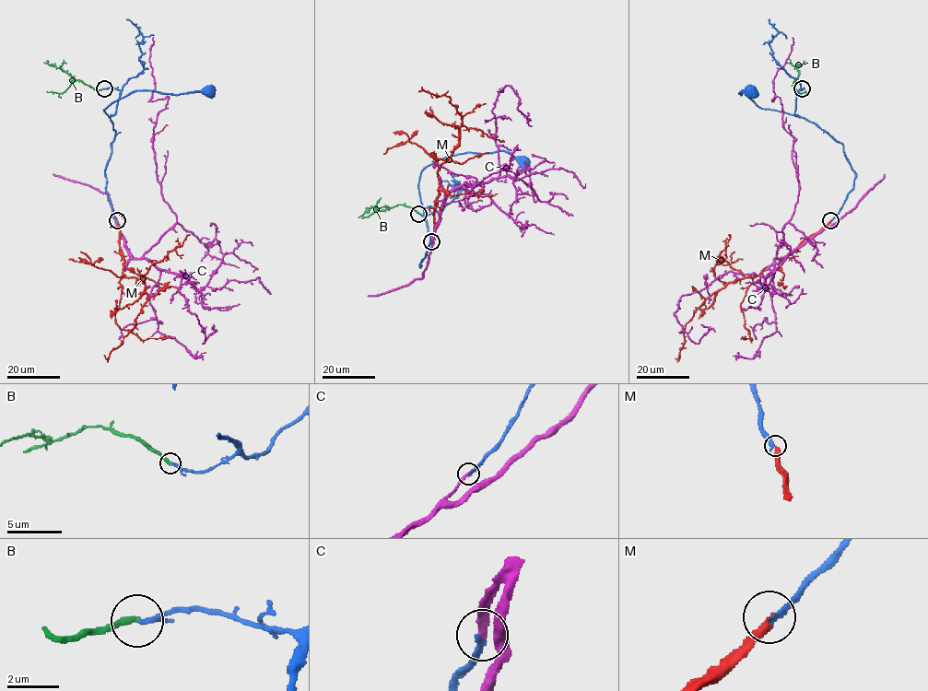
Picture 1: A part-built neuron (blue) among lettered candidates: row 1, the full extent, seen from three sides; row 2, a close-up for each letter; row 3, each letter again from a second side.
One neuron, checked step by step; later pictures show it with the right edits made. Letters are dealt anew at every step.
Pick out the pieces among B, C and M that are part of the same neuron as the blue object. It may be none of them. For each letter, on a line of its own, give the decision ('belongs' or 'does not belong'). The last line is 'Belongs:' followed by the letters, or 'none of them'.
B: does not belong
C: belongs
M: does not belong
Belongs: C

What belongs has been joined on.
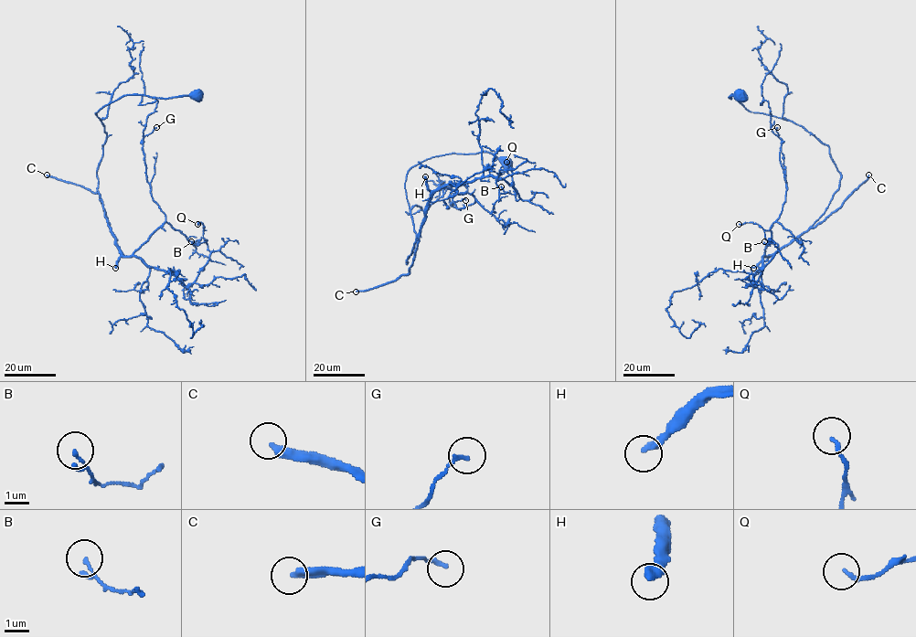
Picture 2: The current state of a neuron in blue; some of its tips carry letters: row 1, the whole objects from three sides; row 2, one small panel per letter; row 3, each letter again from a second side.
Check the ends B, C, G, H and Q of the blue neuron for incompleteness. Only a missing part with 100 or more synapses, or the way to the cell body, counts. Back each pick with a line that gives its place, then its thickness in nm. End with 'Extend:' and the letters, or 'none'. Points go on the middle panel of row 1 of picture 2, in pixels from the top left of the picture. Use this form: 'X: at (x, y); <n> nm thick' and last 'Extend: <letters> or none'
C: at (356, 291); 300 nm thick
H: at (425, 176); 320 nm thick
Extend: C, H

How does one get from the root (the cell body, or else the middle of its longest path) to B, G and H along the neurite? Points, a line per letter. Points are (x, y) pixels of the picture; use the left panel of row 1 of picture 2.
B: (197, 95), (126, 95), (96, 112), (106, 132), (98, 193), (114, 244), (189, 286), (210, 254), (191, 241)
G: (197, 95), (126, 95), (96, 112), (106, 132), (98, 193), (125, 256), (165, 221), (143, 148), (156, 127)
H: (197, 95), (126, 95), (96, 112), (106, 132), (97, 172), (98, 193), (121, 253), (115, 268)

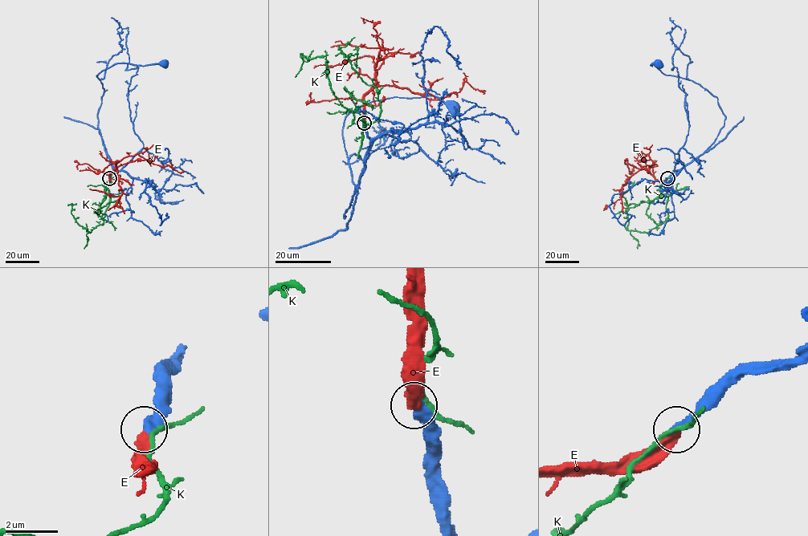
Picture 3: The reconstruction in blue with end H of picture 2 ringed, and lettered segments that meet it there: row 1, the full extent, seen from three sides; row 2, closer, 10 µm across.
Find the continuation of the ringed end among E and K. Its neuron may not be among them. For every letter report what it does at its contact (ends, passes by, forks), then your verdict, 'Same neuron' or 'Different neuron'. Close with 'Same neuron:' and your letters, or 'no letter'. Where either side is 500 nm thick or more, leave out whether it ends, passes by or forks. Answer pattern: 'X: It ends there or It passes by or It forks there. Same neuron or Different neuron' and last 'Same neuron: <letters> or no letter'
E: It ends there. Same neuron
K: It passes by. Different neuron
Same neuron: E

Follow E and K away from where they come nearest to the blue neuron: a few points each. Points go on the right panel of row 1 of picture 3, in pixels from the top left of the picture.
E: (667, 178), (657, 180), (646, 168), (644, 157), (647, 154), (653, 164), (642, 168), (647, 172), (650, 171)
K: (667, 178), (660, 185), (661, 194), (669, 196), (663, 223), (647, 233), (626, 229), (626, 209), (639, 205)

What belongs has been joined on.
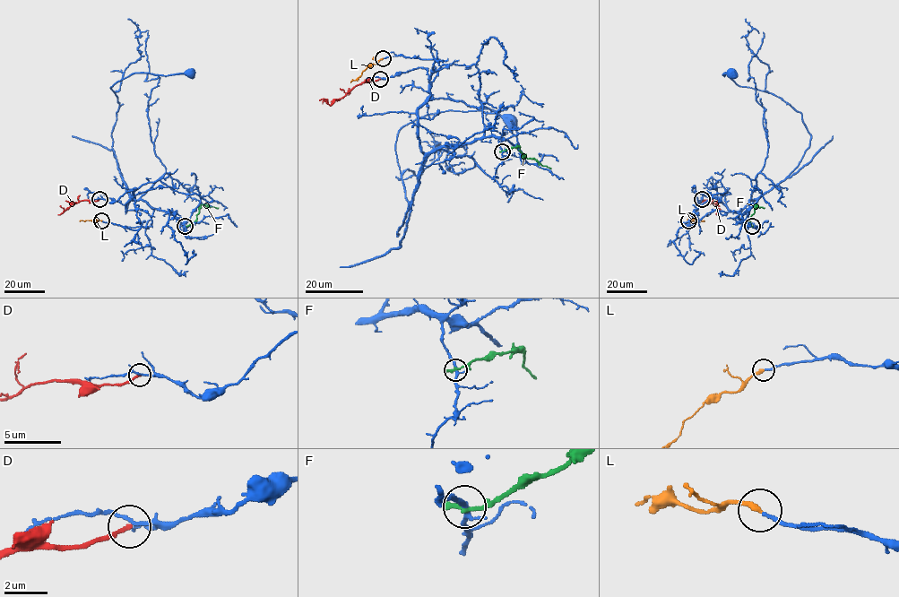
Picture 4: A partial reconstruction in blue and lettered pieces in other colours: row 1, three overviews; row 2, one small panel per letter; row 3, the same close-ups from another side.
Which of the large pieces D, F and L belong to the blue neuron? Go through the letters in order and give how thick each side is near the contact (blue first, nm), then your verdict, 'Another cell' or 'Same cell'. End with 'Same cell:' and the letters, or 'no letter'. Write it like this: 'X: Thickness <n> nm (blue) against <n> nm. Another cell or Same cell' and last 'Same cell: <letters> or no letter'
D: Thickness 120 nm (blue) against 180 nm. Another cell
F: Thickness 240 nm (blue) against 260 nm. Another cell
L: Thickness 160 nm (blue) against 260 nm. Same cell
Same cell: L

